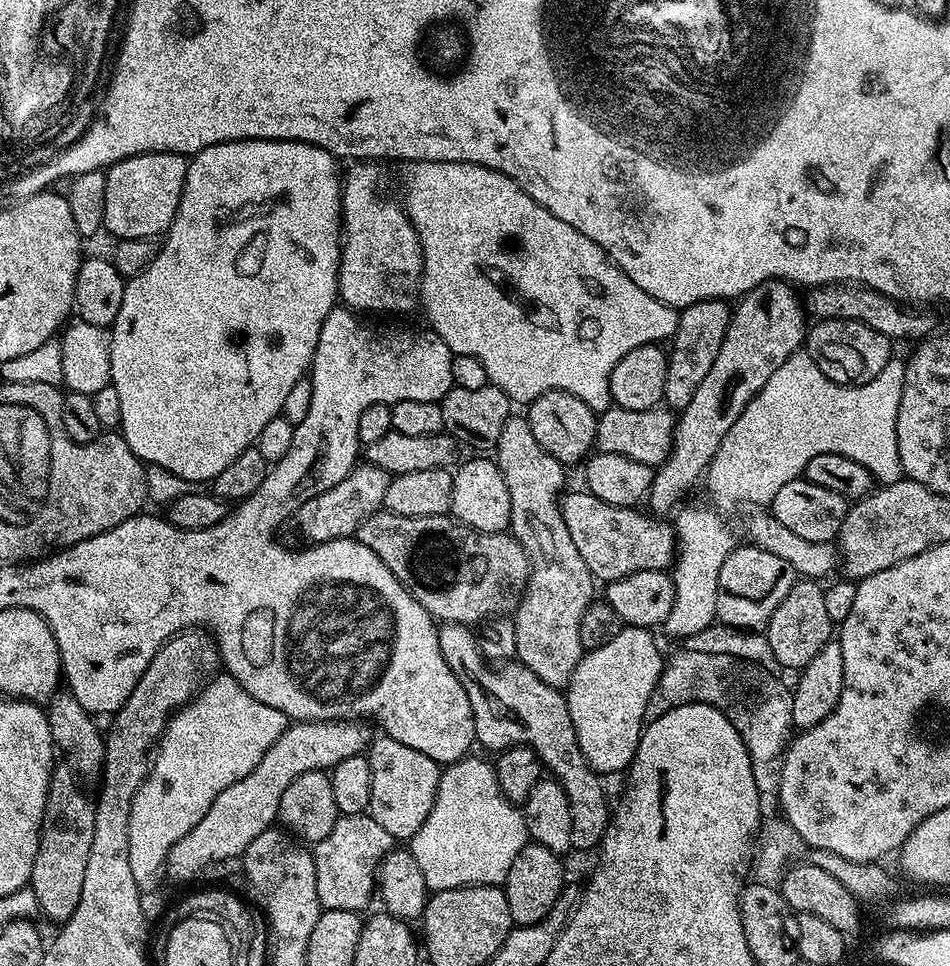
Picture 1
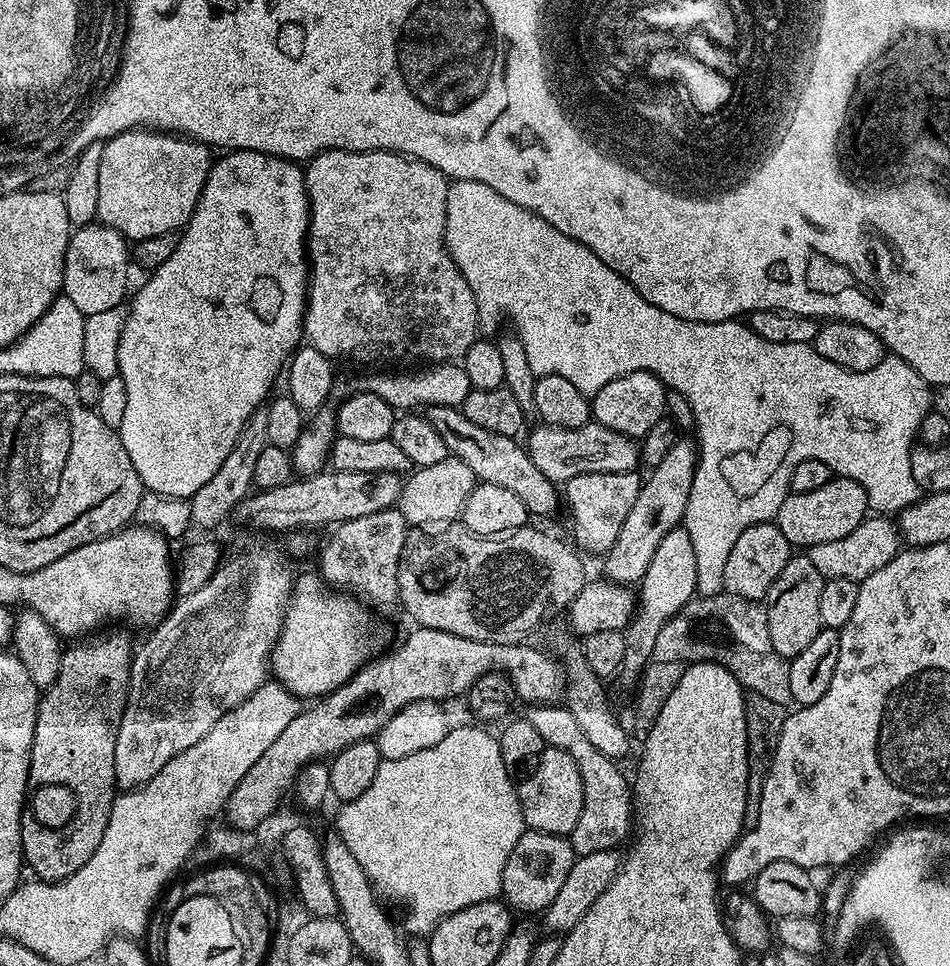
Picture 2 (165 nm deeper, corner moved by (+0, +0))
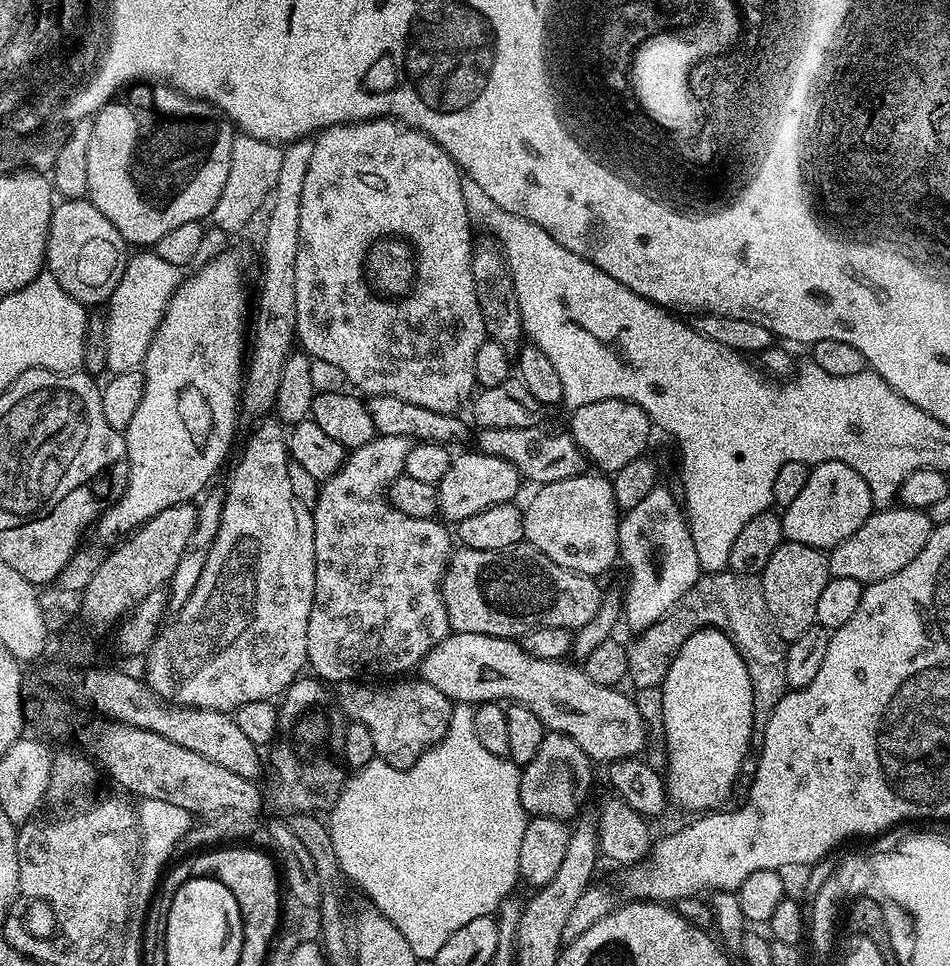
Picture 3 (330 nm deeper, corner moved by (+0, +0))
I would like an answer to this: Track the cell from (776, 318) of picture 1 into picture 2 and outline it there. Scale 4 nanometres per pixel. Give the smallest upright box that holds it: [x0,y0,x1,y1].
[603,438,698,585]

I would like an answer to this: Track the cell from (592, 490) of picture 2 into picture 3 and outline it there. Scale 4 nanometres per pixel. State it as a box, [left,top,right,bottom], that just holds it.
[523,474,622,578]

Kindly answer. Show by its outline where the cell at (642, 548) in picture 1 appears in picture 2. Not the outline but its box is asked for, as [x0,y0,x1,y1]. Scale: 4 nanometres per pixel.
[426,405,562,517]

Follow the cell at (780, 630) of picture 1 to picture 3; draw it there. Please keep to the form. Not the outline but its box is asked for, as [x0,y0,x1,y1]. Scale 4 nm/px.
[759,540,830,642]

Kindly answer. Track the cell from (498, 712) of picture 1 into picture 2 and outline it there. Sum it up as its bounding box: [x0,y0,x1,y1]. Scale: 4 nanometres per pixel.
[526,706,634,856]

